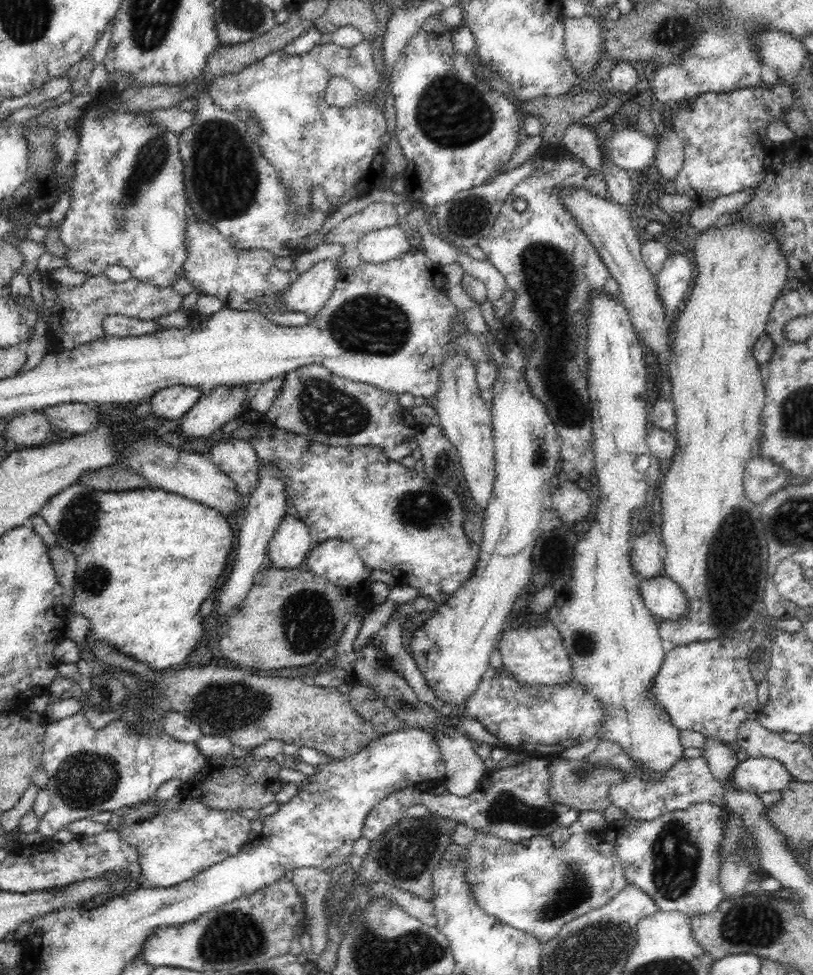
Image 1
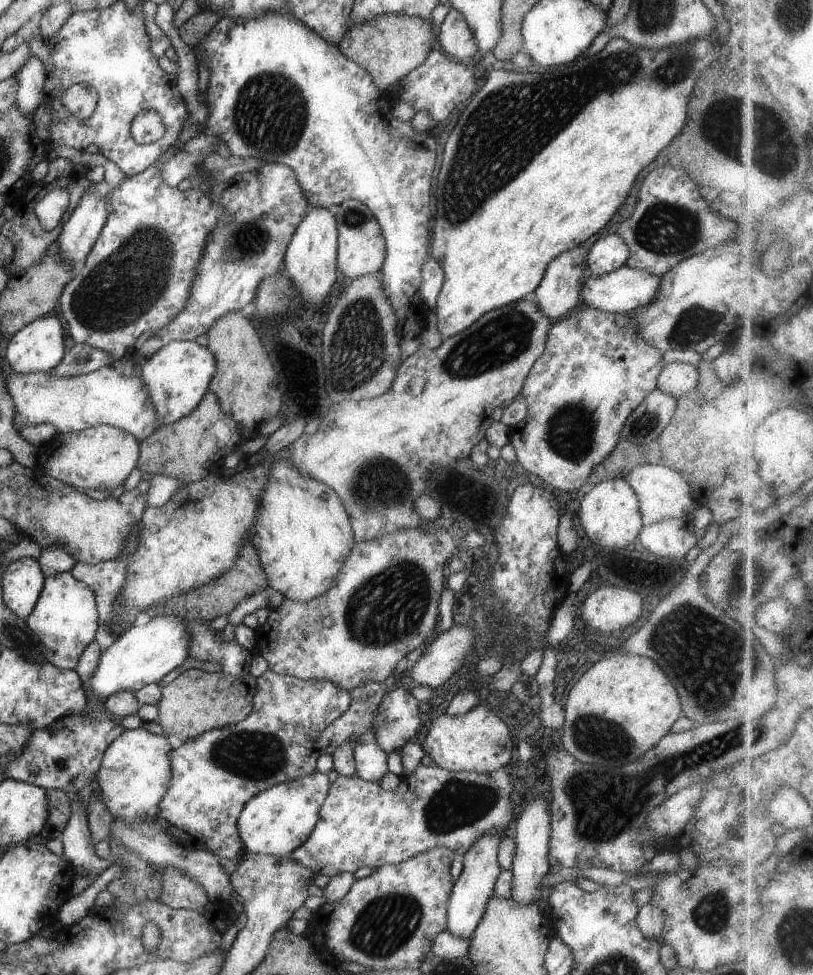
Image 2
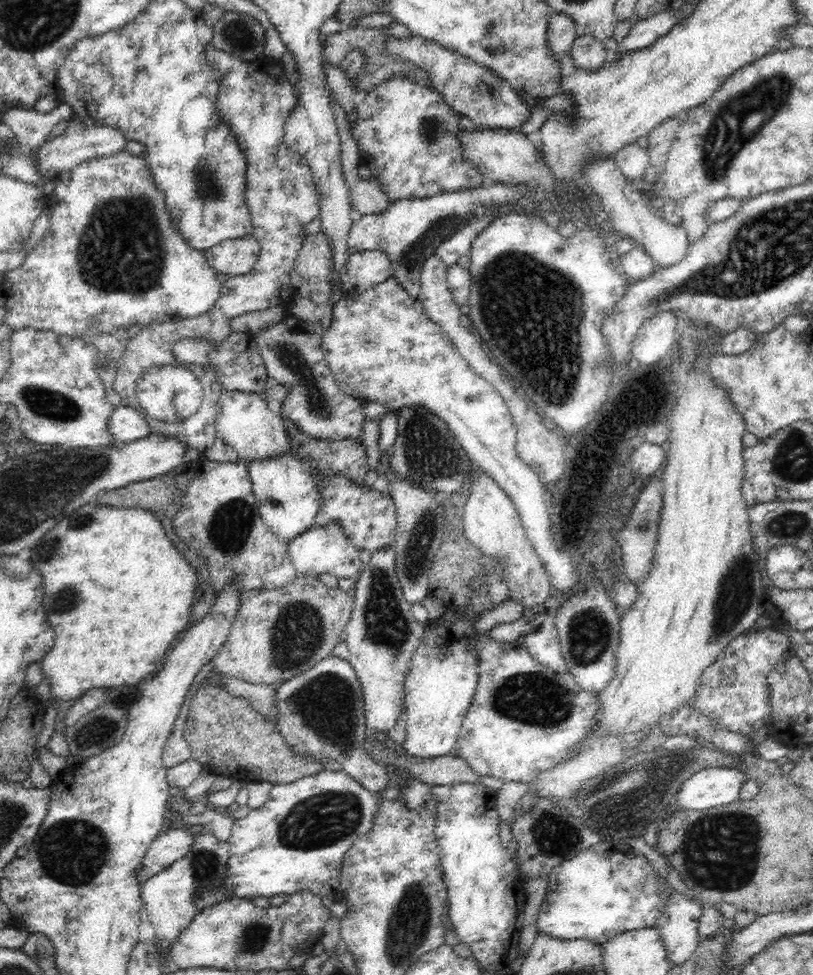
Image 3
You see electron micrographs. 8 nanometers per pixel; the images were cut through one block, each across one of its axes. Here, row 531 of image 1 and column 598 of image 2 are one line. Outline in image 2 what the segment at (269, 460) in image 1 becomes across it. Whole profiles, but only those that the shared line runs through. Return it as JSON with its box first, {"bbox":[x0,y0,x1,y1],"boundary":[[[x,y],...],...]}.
{"bbox":[508,304,665,495],"boundary":[[[583,304],[575,308],[566,318],[561,318],[558,322],[553,323],[548,331],[544,352],[534,362],[534,366],[530,369],[521,390],[520,395],[524,397],[526,404],[528,404],[528,416],[524,418],[522,423],[518,423],[508,432],[509,444],[514,446],[517,461],[528,472],[536,474],[538,478],[542,478],[546,484],[549,484],[549,486],[552,486],[556,490],[562,490],[562,492],[567,492],[571,495],[576,494],[588,482],[588,477],[592,474],[592,469],[596,465],[602,464],[612,454],[612,451],[616,448],[616,444],[621,439],[622,429],[632,410],[650,392],[656,389],[658,375],[665,365],[664,360],[662,360],[662,354],[663,352],[656,350],[654,346],[650,346],[647,342],[644,342],[640,338],[640,334],[636,334],[636,322],[632,322],[632,318],[627,314],[604,312]]]}

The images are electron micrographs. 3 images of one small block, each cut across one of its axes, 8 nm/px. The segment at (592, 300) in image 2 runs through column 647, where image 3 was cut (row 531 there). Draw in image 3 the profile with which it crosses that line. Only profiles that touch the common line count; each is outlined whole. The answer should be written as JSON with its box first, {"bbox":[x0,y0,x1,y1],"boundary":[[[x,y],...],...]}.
{"bbox":[247,422,370,544],"boundary":[[[289,422],[287,425],[292,443],[292,450],[288,454],[274,460],[252,460],[247,464],[261,519],[281,541],[288,544],[290,540],[298,538],[308,528],[316,525],[315,520],[321,505],[319,482],[322,476],[328,473],[344,475],[354,483],[362,483],[370,466],[366,461],[366,449],[358,440],[316,440],[306,436]]]}

